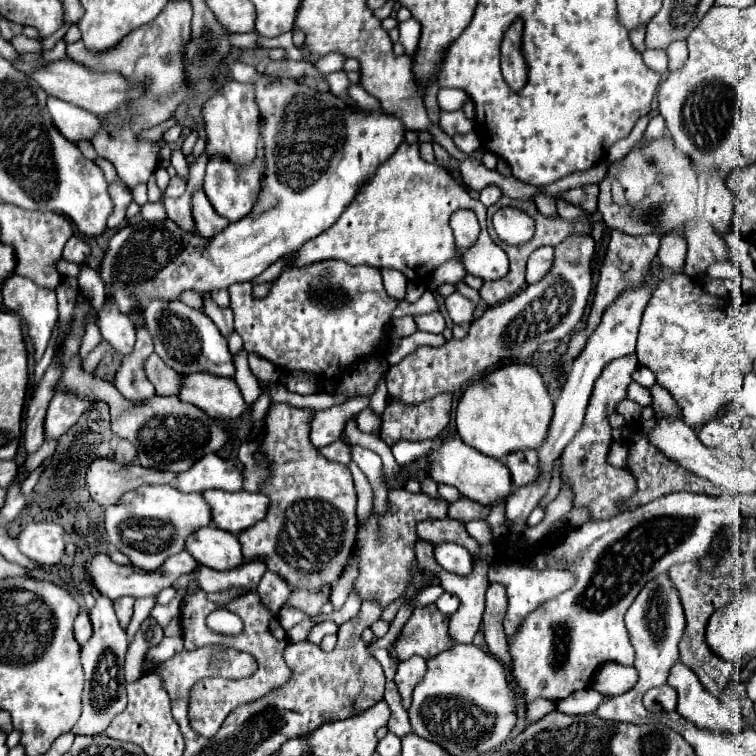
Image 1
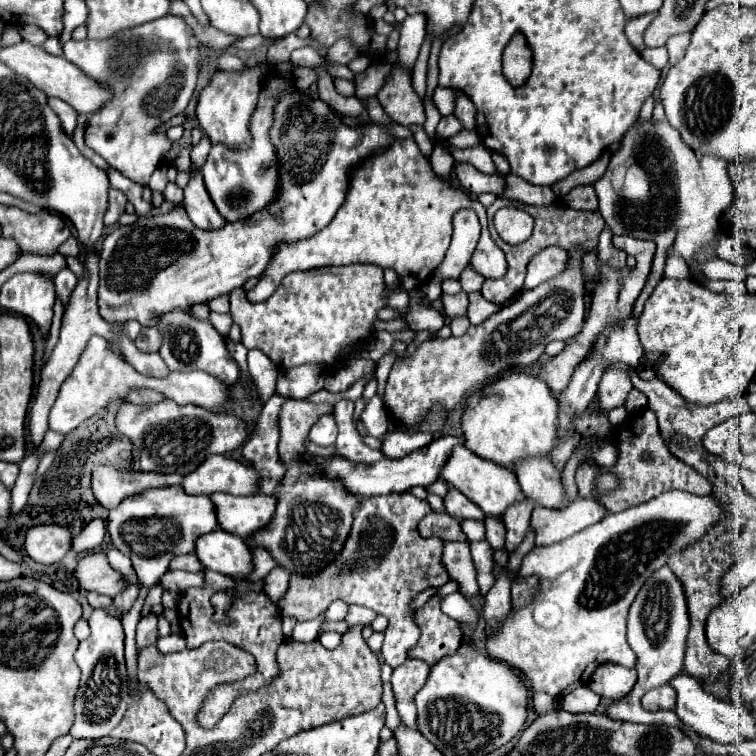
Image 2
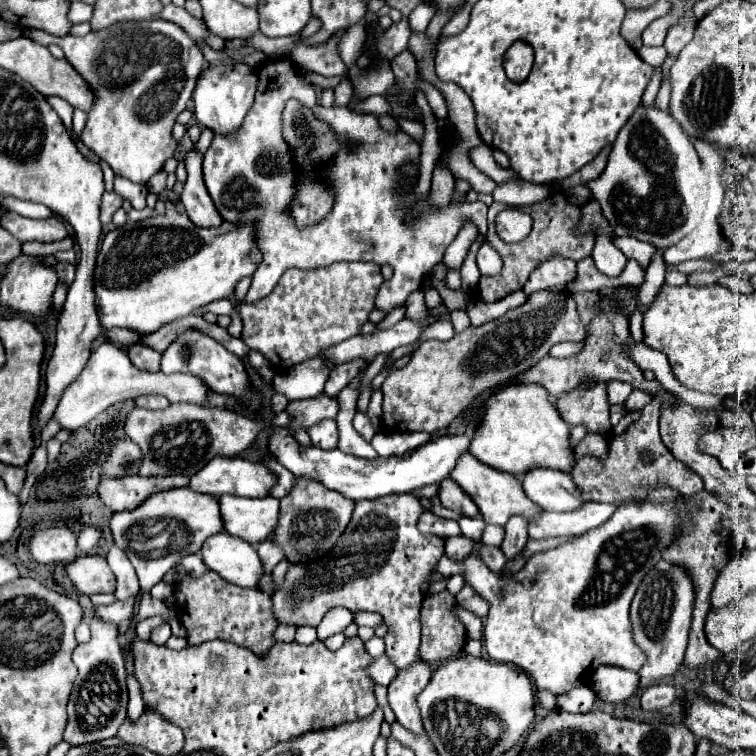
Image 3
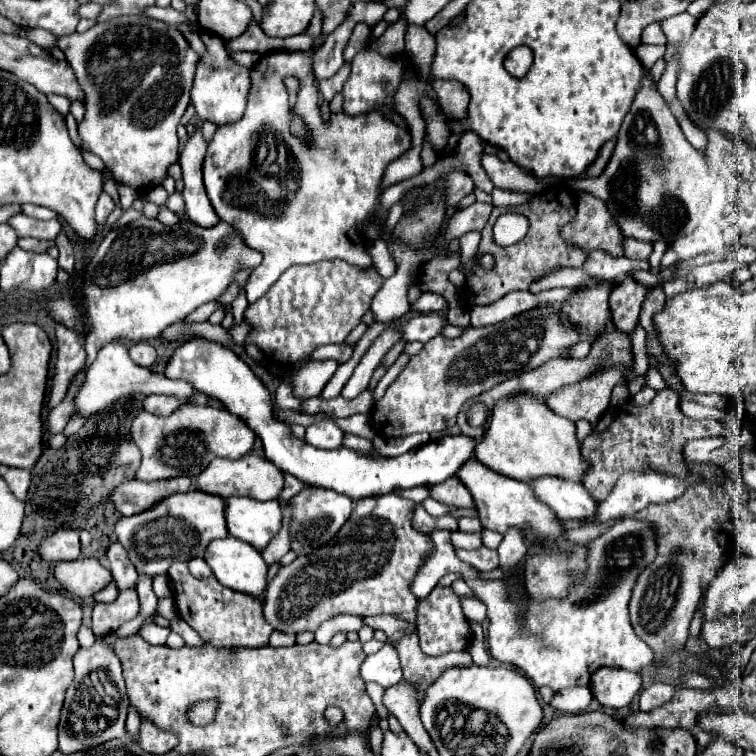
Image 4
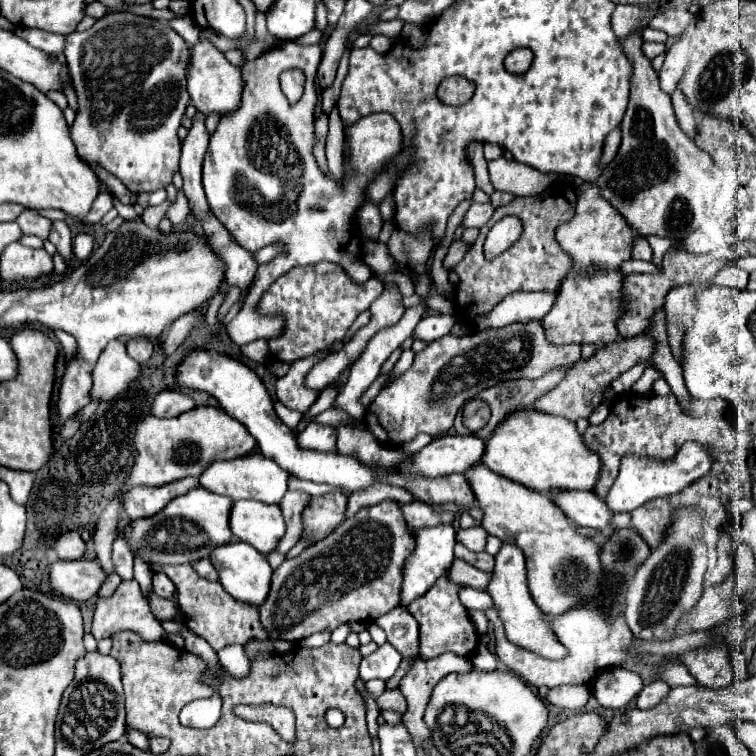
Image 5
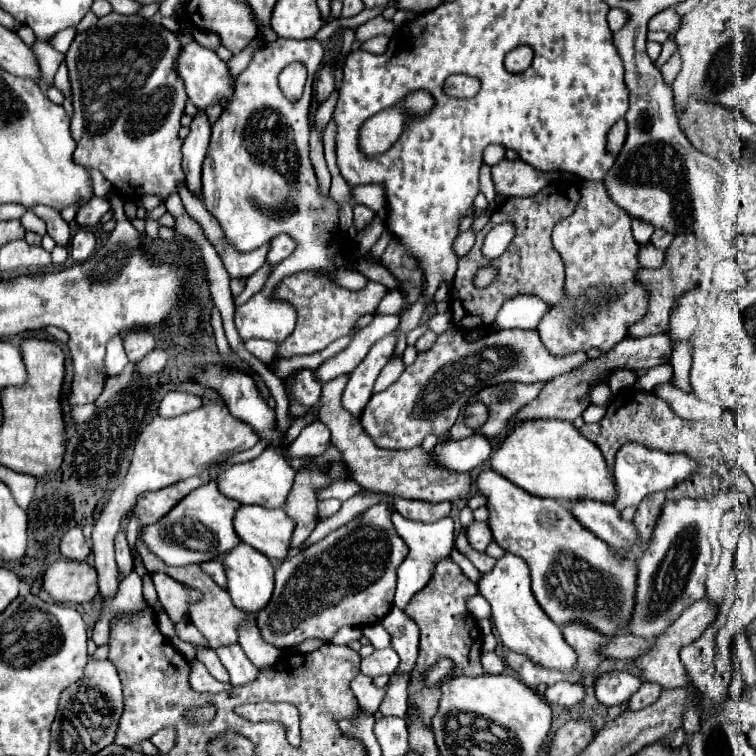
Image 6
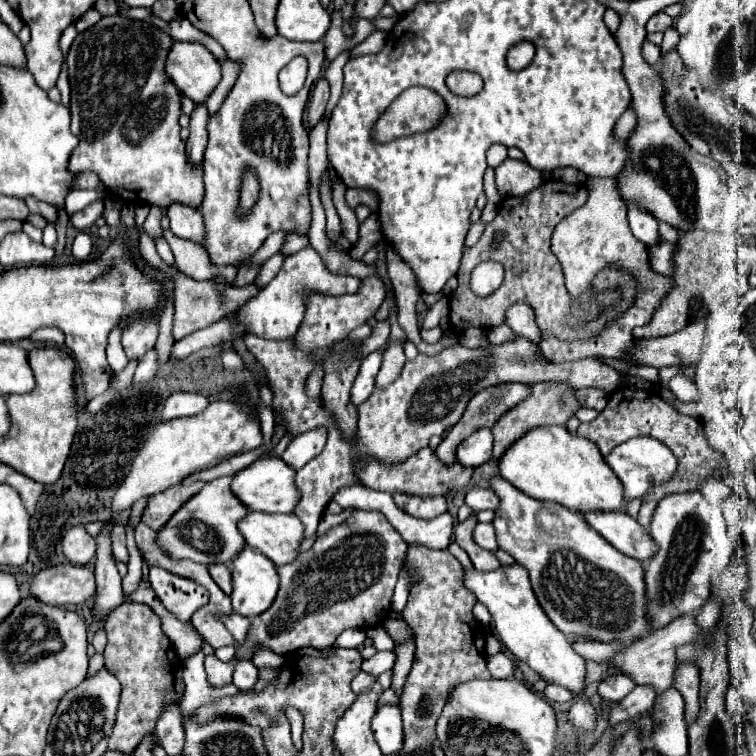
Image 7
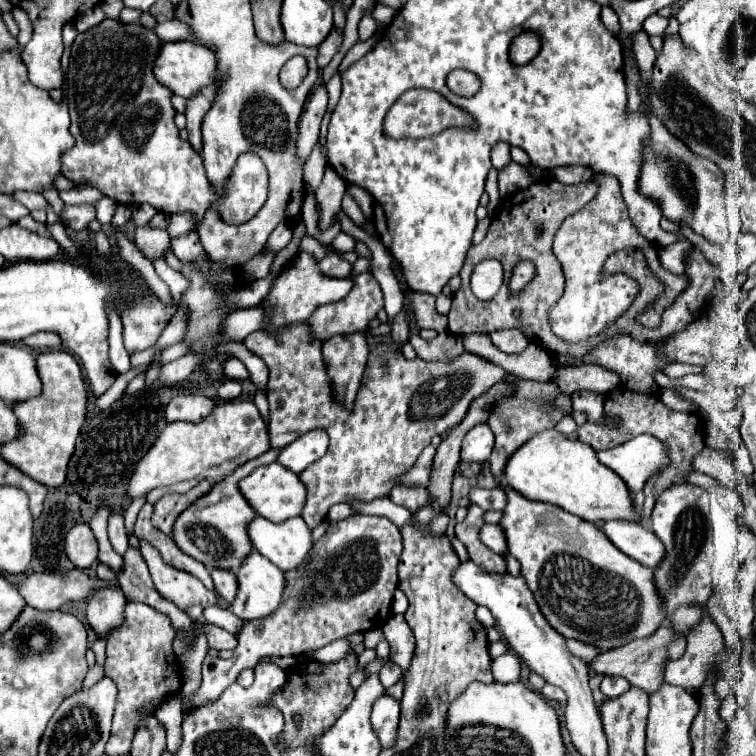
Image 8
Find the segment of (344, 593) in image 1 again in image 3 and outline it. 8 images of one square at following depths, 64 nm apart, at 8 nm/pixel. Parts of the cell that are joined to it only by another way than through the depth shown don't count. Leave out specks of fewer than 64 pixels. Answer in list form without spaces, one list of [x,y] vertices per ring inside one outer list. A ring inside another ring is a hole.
[[[332,608],[324,620],[316,626],[316,632],[318,632],[318,640],[324,642],[326,638],[338,634],[338,632],[344,632],[350,624],[354,622],[354,614],[346,608]]]

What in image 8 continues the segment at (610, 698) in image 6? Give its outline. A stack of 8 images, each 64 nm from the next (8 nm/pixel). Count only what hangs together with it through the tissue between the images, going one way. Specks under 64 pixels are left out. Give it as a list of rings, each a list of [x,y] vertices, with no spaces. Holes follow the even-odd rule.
[[[606,676],[600,684],[600,690],[604,692],[604,696],[608,698],[616,698],[620,694],[624,694],[626,690],[630,688],[630,684],[624,680],[624,678],[612,678],[612,676]]]

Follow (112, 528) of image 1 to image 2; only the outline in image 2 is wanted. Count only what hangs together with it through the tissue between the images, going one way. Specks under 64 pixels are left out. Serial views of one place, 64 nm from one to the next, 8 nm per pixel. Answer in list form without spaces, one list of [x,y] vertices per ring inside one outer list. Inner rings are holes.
[[[166,486],[166,488],[152,488],[142,492],[140,496],[130,496],[120,504],[120,508],[110,510],[108,516],[108,532],[112,538],[112,544],[128,554],[128,558],[134,564],[134,570],[140,578],[142,590],[138,598],[134,600],[128,614],[122,618],[124,626],[124,648],[127,666],[130,693],[134,701],[139,699],[137,688],[137,654],[136,650],[136,624],[142,616],[144,600],[152,586],[156,586],[162,578],[162,574],[168,570],[170,560],[182,554],[192,554],[196,548],[196,540],[202,534],[208,534],[218,528],[216,520],[216,508],[208,496],[190,496],[182,490],[182,486]]]

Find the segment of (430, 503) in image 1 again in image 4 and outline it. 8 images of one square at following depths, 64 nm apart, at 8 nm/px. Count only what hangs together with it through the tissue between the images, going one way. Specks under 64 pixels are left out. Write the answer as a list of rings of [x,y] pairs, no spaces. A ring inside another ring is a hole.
[[[396,494],[360,500],[330,542],[282,566],[270,580],[264,598],[264,618],[268,624],[286,634],[300,634],[306,630],[314,632],[324,620],[338,614],[360,618],[396,614],[416,622],[418,600],[410,592],[410,584],[420,564],[432,554],[432,542],[426,533],[410,526],[412,508],[414,502]],[[416,632],[404,634],[404,638],[396,644],[396,650],[400,652],[400,662],[404,676],[402,680],[408,684],[414,684],[418,694],[418,706],[424,700],[426,688],[436,682],[436,678],[448,670],[448,668],[468,668],[472,666],[472,658],[466,650],[451,651],[437,657],[426,656],[418,646]]]

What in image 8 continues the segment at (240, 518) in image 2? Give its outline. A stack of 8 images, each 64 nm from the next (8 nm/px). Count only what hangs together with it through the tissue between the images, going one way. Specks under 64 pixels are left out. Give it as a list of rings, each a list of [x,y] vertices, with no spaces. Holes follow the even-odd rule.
[[[258,516],[250,526],[254,548],[282,570],[298,568],[312,548],[312,532],[302,518],[272,524]]]

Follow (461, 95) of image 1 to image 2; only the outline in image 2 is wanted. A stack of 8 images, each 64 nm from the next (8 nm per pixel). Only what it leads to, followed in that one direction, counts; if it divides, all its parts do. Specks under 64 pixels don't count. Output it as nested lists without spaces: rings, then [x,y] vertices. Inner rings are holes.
[[[438,86],[434,94],[432,94],[432,102],[434,102],[434,106],[438,108],[438,112],[440,112],[442,116],[452,114],[452,110],[454,110],[454,98],[456,98],[456,92],[454,92],[454,90],[440,86]]]

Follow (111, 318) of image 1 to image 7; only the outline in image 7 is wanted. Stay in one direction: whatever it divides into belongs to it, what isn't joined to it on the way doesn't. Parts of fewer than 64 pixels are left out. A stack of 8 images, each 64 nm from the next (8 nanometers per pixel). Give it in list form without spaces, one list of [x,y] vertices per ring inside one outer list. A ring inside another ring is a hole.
[[[140,316],[134,320],[128,320],[124,324],[122,332],[122,346],[126,350],[126,356],[130,360],[142,358],[148,350],[154,348],[158,338],[158,316]]]

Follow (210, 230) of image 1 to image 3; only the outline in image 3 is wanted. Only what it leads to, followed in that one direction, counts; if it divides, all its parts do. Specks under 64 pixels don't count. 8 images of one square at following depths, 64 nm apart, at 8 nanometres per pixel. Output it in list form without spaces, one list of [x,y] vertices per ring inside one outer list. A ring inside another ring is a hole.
[[[192,146],[184,156],[184,164],[186,164],[188,178],[186,178],[184,192],[182,192],[182,204],[186,208],[188,218],[196,226],[218,228],[224,220],[216,212],[216,206],[212,204],[212,198],[208,196],[208,190],[204,186],[204,180],[202,180],[202,154]]]

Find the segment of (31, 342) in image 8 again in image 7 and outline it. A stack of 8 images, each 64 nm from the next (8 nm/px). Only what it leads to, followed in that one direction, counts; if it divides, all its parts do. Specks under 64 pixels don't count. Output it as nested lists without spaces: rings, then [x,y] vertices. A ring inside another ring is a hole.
[[[42,328],[42,330],[36,330],[30,337],[33,341],[46,342],[49,345],[54,345],[57,347],[62,347],[65,342],[65,336],[56,330],[56,328]]]

